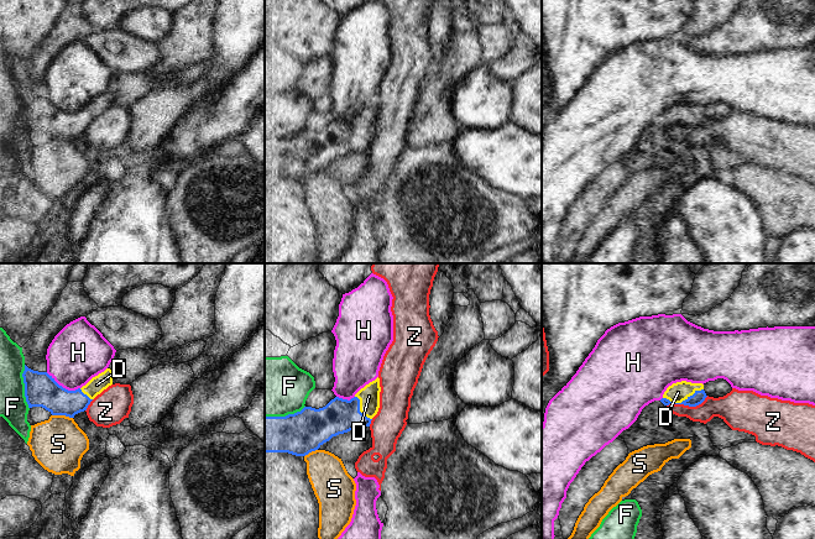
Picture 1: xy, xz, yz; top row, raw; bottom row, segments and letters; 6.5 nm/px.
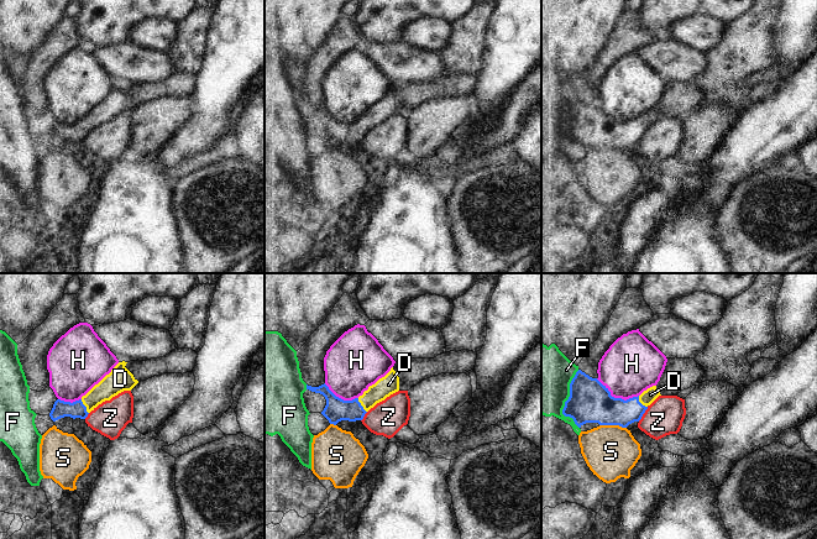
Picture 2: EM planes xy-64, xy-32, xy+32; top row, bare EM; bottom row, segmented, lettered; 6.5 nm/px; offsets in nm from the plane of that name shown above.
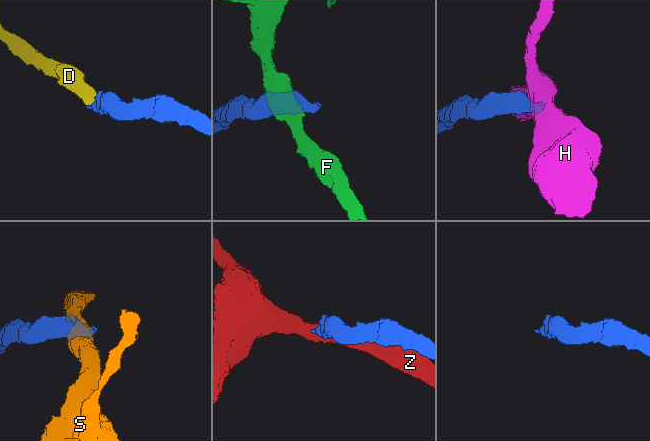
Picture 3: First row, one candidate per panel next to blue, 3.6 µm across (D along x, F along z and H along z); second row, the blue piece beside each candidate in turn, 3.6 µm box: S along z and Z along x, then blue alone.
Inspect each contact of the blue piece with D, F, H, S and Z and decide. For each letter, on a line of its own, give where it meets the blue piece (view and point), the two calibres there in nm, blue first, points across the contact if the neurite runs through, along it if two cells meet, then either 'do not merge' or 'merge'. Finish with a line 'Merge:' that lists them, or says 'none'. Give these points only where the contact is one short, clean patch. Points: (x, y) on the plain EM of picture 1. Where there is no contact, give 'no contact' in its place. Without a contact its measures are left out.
D: contact yz (683, 124); calibres 80 and 130 nm; way yz (699, 119), (688, 119), (683, 124), (678, 115); merge
F: contact xy (25, 110); calibres 220 and 190 nm; do not merge
H: contact xy (62, 110); calibres 220 and 380 nm; border xy (46, 95), (68, 113), (79, 111); do not merge
S: contact xy (62, 137); calibres 220 and 360 nm; do not merge
Z: contact yz (686, 127); calibres 80 and 150 nm; border yz (708, 119), (695, 129), (667, 129); do not merge
Merge: D

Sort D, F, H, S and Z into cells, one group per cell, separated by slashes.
D / F / H / S / Z

